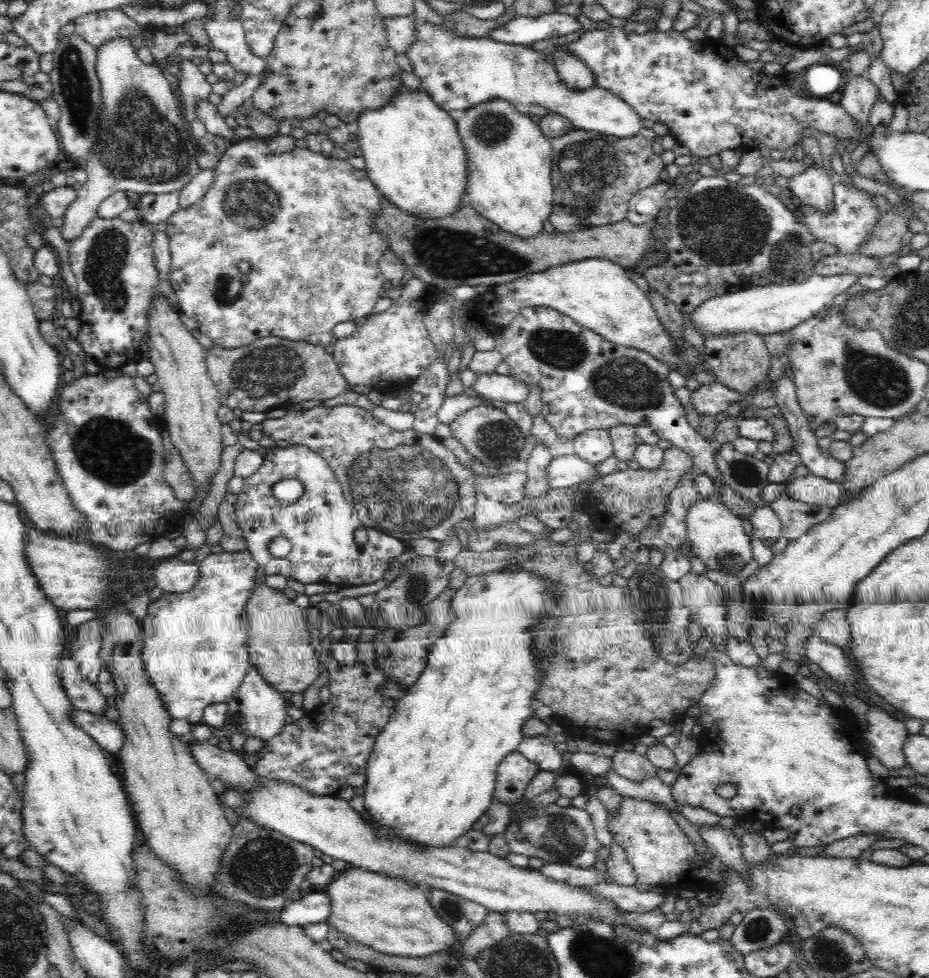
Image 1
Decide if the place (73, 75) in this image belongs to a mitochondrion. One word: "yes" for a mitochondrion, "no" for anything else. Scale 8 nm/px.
yes

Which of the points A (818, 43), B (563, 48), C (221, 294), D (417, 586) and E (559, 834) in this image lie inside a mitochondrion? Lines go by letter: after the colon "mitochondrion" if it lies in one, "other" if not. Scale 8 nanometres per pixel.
A: other
B: other
C: other
D: mitochondrion
E: mitochondrion

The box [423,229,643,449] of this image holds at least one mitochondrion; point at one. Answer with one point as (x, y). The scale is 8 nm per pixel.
(560, 349)

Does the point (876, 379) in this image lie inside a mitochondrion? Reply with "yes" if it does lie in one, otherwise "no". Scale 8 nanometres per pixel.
yes

